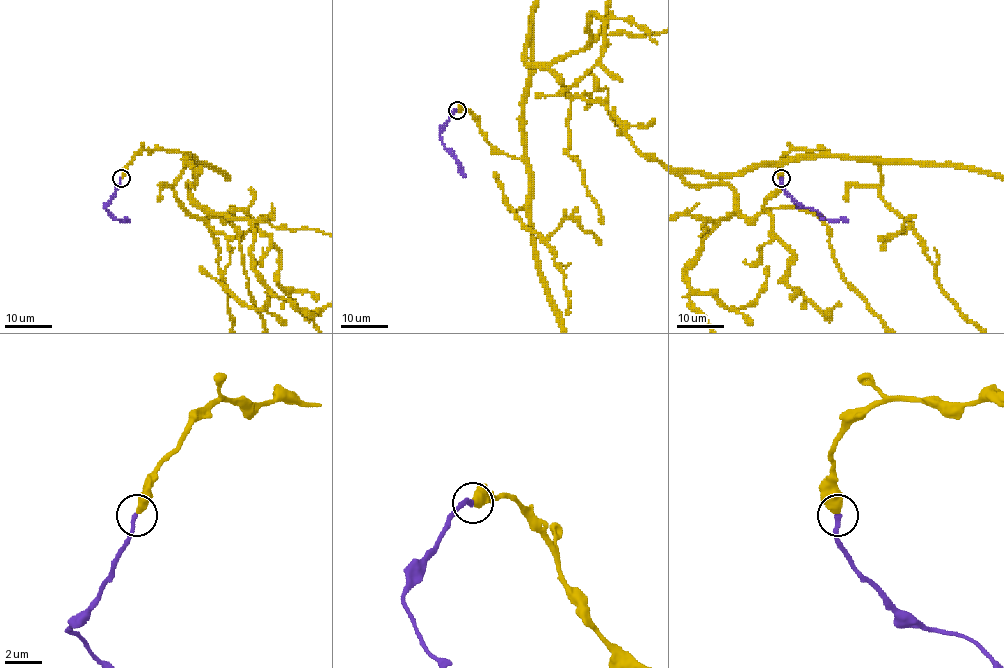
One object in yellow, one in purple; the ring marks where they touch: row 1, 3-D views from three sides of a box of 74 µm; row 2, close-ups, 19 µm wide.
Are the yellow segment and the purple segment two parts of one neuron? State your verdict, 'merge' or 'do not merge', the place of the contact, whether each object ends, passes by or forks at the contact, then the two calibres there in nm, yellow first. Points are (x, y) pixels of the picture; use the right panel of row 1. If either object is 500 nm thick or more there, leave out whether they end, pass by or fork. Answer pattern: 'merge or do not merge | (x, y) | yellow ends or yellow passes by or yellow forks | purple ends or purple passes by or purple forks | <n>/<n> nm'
merge | (781, 178) | 500/260 nm

